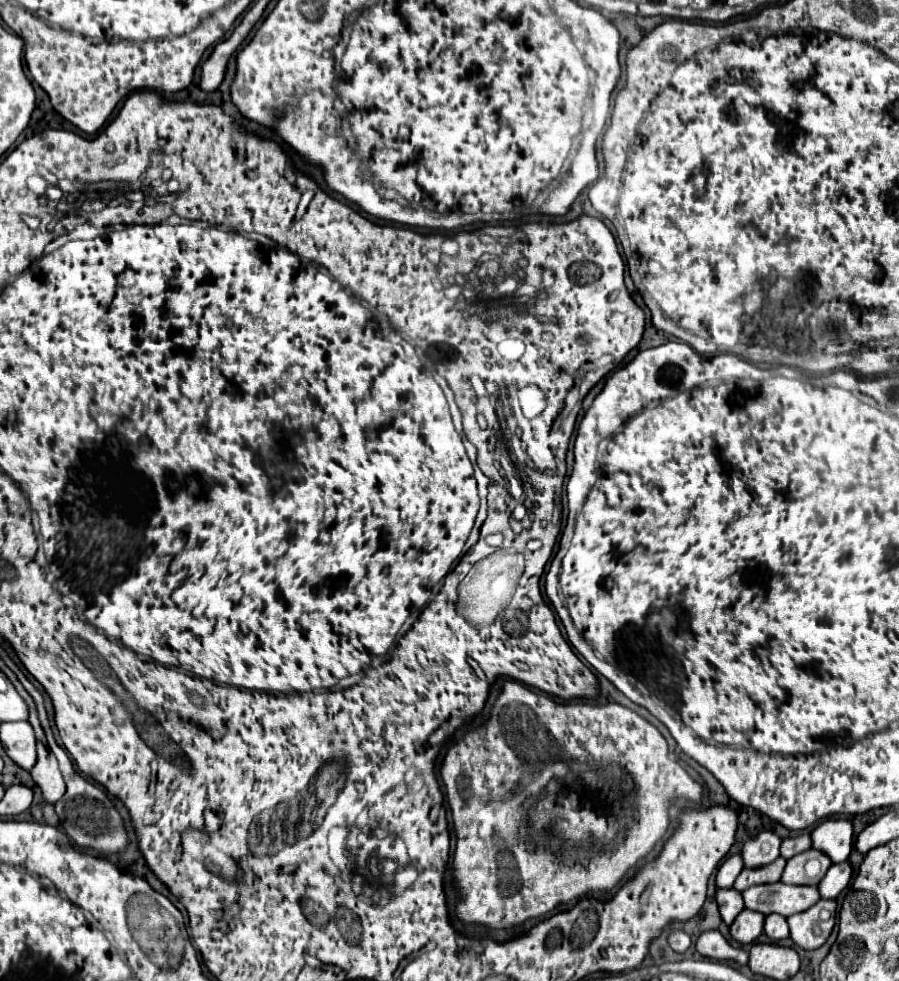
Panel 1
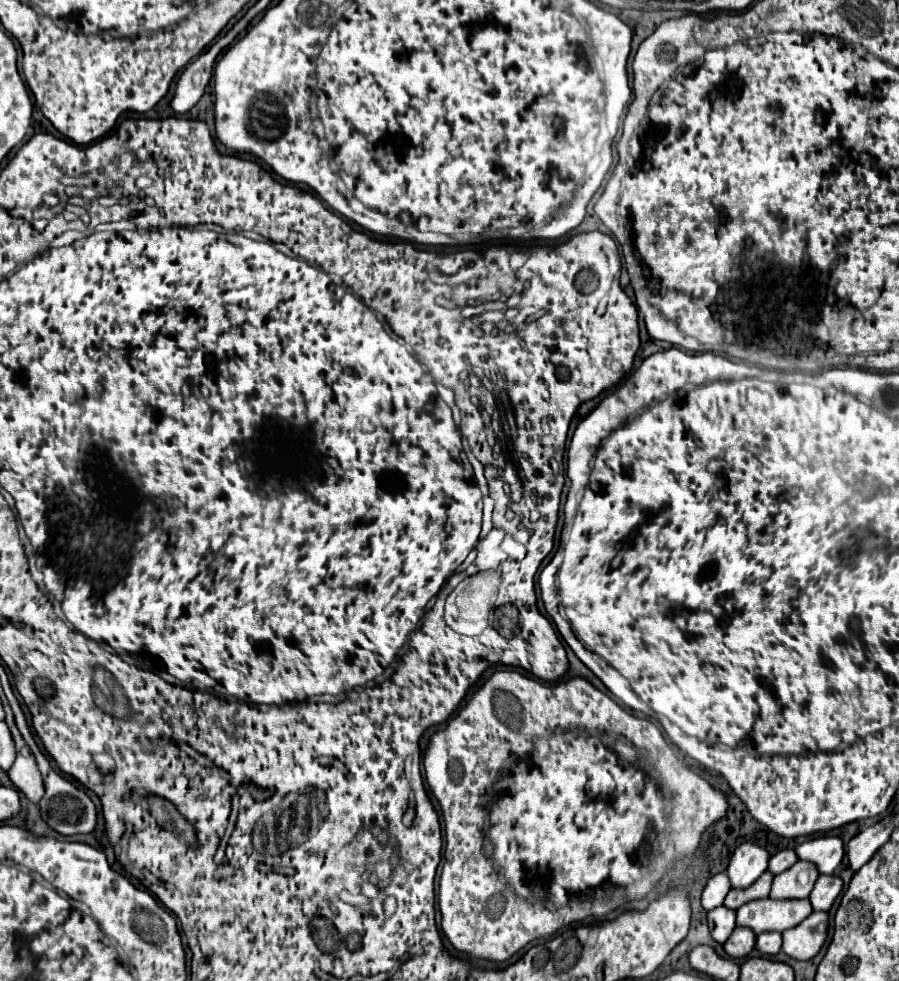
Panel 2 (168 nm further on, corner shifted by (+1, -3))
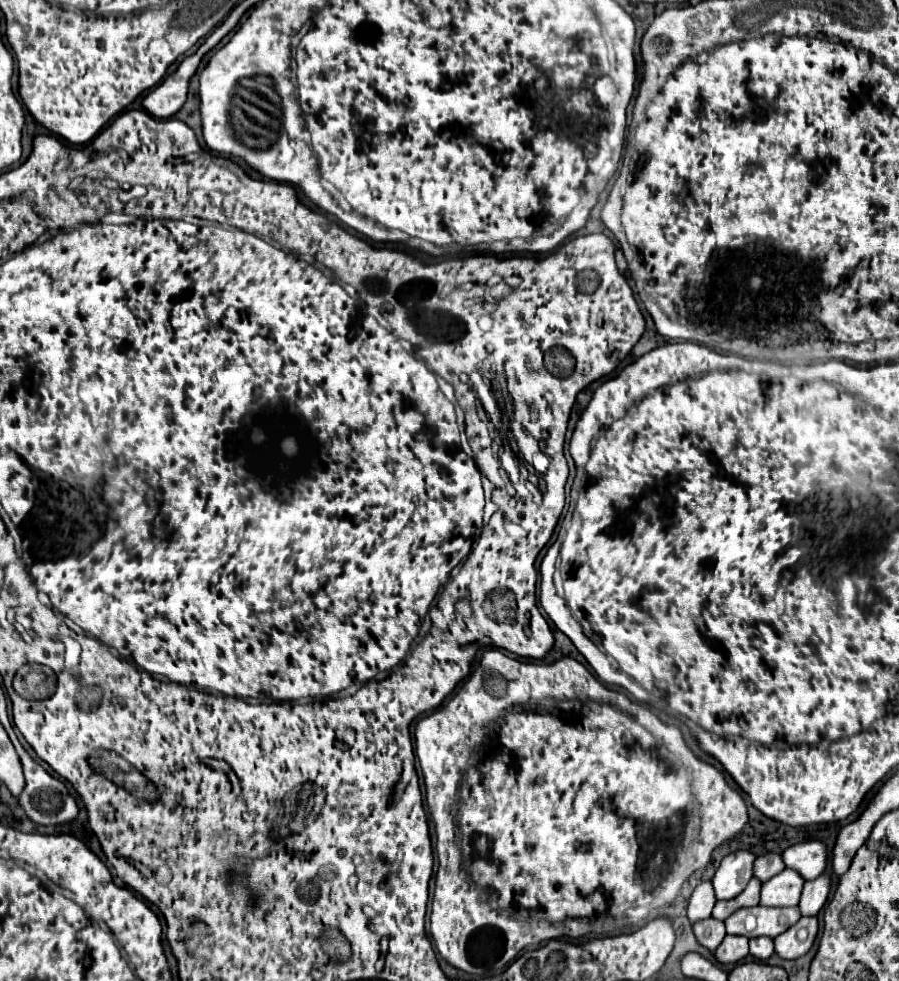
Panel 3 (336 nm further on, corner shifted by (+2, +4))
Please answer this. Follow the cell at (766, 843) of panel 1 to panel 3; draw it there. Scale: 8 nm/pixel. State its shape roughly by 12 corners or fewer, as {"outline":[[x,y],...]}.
{"outline":[[735,851],[711,879],[717,901],[733,899],[753,877],[755,855]]}

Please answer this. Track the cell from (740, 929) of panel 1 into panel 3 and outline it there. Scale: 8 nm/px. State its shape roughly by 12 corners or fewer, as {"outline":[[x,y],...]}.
{"outline":[[727,935],[715,949],[719,963],[739,963],[747,957],[745,937]]}

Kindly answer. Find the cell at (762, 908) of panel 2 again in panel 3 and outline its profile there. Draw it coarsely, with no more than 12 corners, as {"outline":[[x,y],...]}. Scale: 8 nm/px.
{"outline":[[749,907],[725,919],[727,935],[775,939],[797,907]]}

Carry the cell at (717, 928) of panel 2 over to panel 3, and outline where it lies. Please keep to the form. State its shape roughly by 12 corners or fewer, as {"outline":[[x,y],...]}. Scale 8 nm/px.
{"outline":[[723,921],[695,923],[697,941],[715,951],[727,935]]}

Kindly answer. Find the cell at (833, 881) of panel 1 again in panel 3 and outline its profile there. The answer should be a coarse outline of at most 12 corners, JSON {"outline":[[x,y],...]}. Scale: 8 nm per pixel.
{"outline":[[831,877],[803,885],[797,905],[803,917],[817,915],[827,901]]}

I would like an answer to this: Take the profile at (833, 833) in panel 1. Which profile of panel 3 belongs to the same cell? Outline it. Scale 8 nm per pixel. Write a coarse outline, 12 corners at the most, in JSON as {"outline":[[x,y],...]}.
{"outline":[[807,841],[783,851],[787,869],[805,881],[827,867],[821,841]]}

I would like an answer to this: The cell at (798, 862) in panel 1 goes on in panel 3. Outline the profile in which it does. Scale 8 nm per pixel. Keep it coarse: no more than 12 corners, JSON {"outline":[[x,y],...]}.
{"outline":[[793,869],[761,887],[761,905],[793,907],[803,879]]}

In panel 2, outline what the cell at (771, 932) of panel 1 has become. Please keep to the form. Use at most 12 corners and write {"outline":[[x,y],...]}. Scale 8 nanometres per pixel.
{"outline":[[762,932],[756,948],[762,954],[778,954],[782,948],[780,932]]}

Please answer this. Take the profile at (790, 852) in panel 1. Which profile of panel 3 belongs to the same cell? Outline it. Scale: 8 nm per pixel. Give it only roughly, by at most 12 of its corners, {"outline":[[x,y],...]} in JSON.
{"outline":[[767,853],[755,859],[753,877],[769,881],[785,869],[781,855]]}

